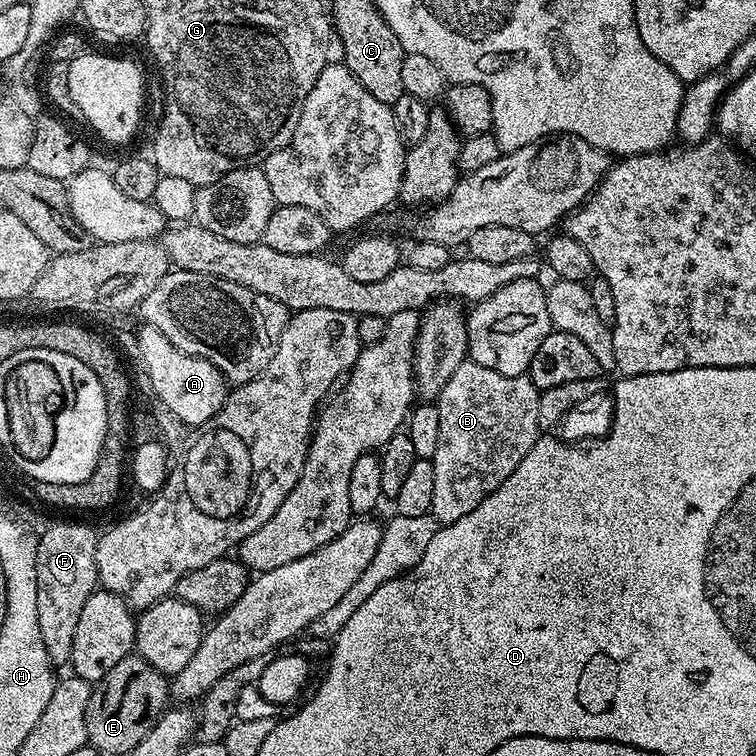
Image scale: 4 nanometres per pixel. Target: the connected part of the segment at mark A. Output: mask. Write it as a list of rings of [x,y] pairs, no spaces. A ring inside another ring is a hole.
[[[141,323],[135,333],[136,348],[140,351],[142,369],[150,376],[153,397],[185,426],[204,424],[223,406],[230,391],[224,375],[206,358],[198,358],[178,350],[162,330]]]

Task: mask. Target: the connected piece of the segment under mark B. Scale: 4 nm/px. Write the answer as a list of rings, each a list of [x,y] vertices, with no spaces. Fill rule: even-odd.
[[[467,358],[462,362],[462,366],[458,366],[458,370],[454,370],[454,374],[450,374],[450,382],[446,382],[446,386],[440,391],[436,404],[438,410],[438,450],[434,450],[431,459],[434,466],[434,502],[430,514],[436,519],[437,525],[443,526],[450,522],[458,522],[458,518],[466,518],[466,514],[470,514],[470,510],[474,510],[474,506],[482,503],[491,492],[498,490],[498,486],[502,486],[506,482],[506,478],[510,478],[510,474],[514,474],[518,462],[522,462],[522,458],[526,458],[526,454],[530,454],[530,450],[536,445],[536,440],[542,435],[542,429],[538,422],[540,394],[541,389],[536,388],[534,382],[528,379],[527,375],[498,374],[498,370],[486,370],[486,366],[478,366],[478,362]]]

